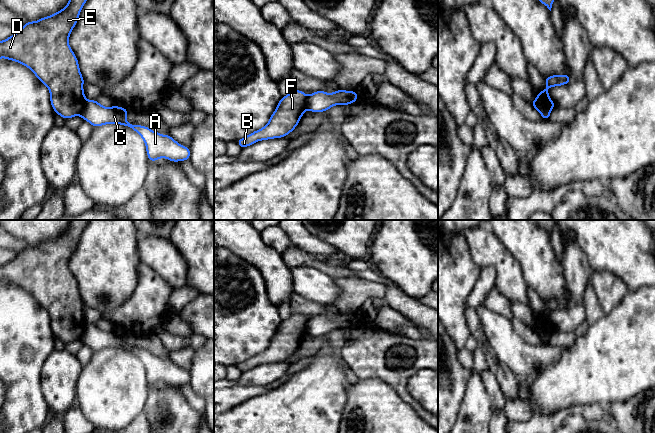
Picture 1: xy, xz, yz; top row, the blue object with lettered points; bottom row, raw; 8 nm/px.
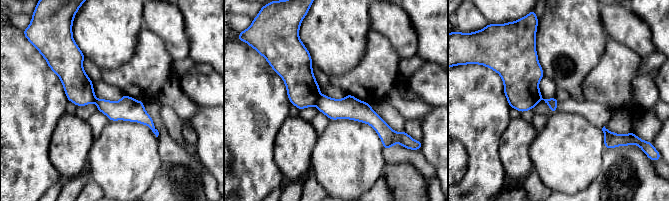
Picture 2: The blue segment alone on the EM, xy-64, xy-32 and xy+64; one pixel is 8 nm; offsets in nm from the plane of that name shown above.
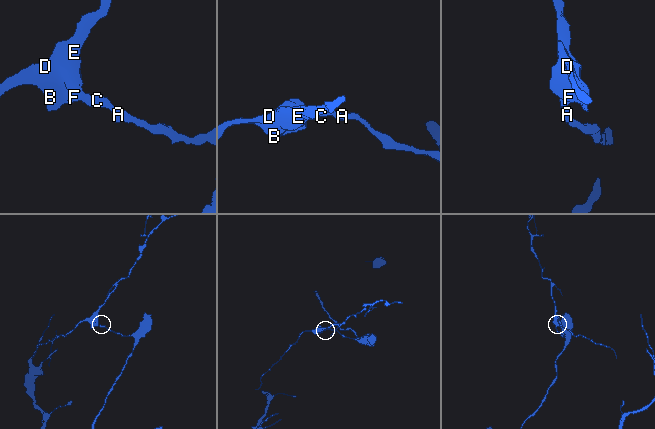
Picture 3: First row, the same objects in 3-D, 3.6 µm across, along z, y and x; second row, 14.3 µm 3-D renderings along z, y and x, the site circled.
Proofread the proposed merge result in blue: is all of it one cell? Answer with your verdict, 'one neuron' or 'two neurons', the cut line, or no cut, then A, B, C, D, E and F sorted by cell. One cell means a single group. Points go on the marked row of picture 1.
two neurons; cut in xy along (87, 100), (79, 115); A C / B D E F

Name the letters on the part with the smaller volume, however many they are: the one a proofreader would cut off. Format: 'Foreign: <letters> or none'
Foreign: B, D, E, F

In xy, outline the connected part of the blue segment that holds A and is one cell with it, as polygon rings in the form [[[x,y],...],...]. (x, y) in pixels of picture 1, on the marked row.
[[[87,100],[81,113],[83,120],[93,127],[105,124],[120,124],[136,131],[146,145],[150,162],[166,158],[172,162],[190,160],[190,148],[179,144],[170,135],[162,135],[143,125],[133,125],[126,121],[128,110],[124,107],[104,107],[96,100]]]

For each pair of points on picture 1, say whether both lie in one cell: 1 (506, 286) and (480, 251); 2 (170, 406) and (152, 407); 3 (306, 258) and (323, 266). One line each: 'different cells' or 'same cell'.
1: same cell
2: same cell
3: same cell

